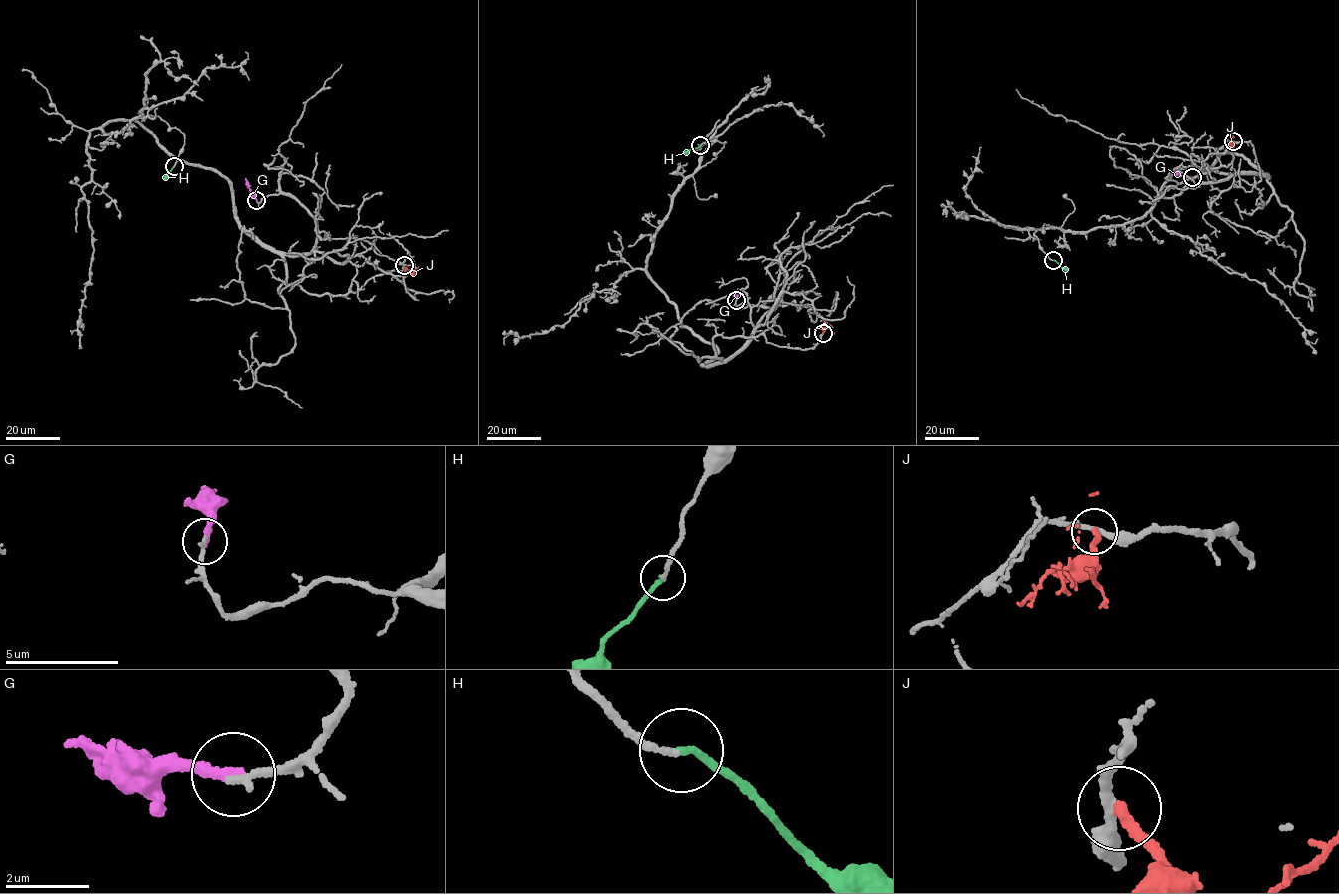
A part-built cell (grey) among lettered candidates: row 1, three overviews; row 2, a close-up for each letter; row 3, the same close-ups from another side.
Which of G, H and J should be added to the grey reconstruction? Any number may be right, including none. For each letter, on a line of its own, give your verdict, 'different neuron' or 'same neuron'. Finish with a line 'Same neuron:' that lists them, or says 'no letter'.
G: different neuron
H: same neuron
J: different neuron
Same neuron: H

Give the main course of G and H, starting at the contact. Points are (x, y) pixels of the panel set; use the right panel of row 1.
G: (1192, 177), (1186, 177), (1174, 170)
H: (1053, 260), (1067, 271)

